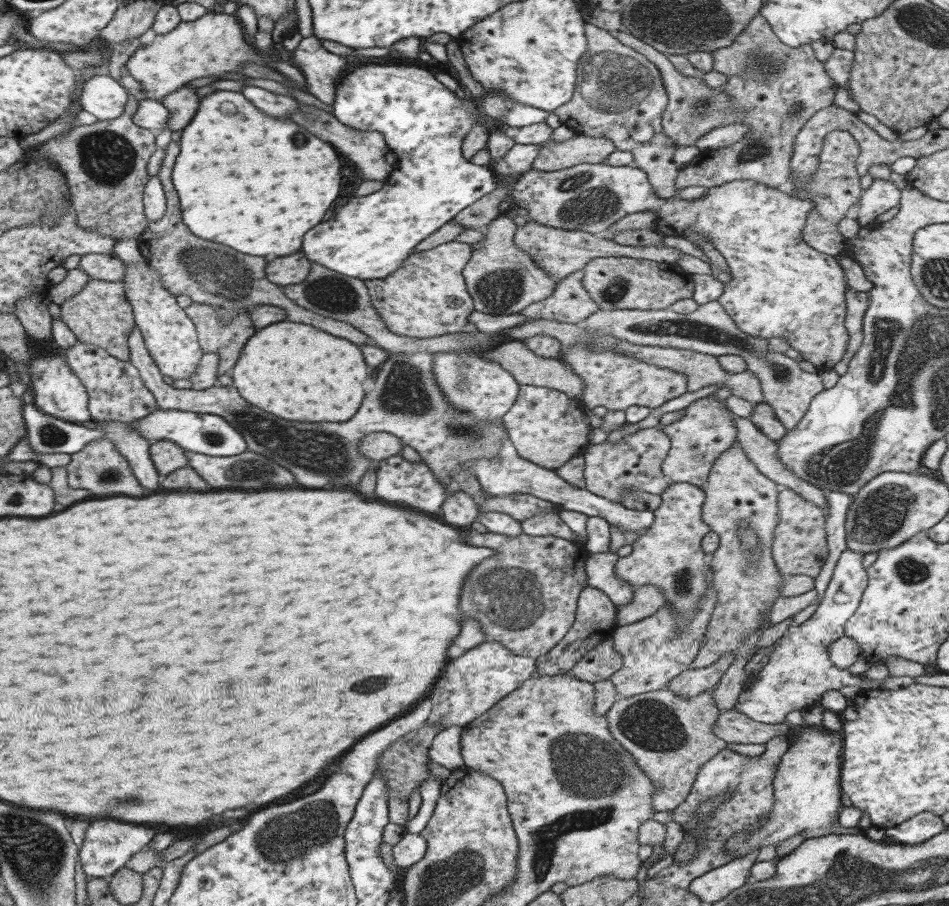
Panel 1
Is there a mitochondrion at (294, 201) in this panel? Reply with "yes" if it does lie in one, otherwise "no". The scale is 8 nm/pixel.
no

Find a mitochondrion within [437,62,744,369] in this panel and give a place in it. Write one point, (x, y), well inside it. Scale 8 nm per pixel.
(588, 202)

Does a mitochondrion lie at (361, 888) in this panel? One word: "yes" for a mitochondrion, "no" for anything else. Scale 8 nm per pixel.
no

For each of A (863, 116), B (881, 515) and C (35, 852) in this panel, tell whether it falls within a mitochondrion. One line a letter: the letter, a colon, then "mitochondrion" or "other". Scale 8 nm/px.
A: other
B: mitochondrion
C: mitochondrion

